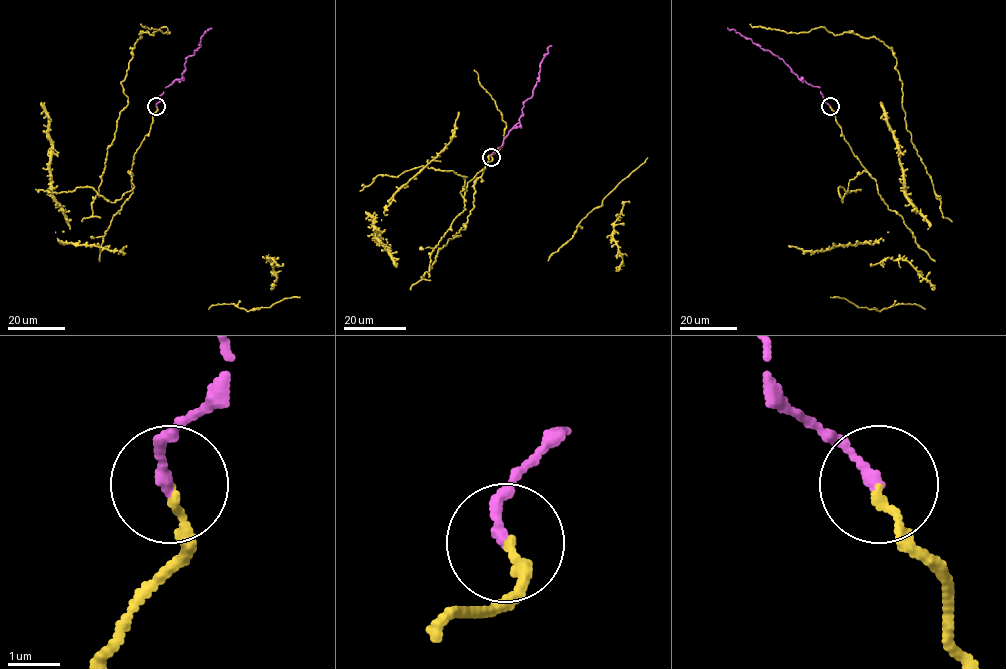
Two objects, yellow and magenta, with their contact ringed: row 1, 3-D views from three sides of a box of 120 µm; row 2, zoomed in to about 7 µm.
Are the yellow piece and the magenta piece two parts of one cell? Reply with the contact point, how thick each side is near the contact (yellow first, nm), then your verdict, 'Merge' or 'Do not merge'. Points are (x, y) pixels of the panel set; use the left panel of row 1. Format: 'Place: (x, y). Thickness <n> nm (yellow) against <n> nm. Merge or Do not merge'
Place: (156, 106). Thickness 140 nm (yellow) against 200 nm. Merge

